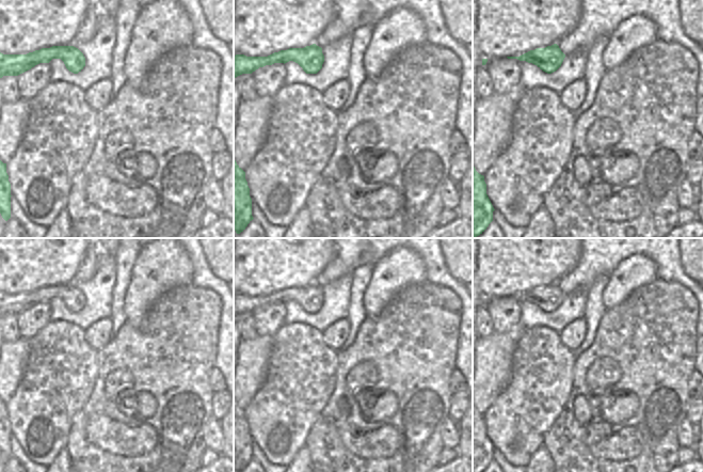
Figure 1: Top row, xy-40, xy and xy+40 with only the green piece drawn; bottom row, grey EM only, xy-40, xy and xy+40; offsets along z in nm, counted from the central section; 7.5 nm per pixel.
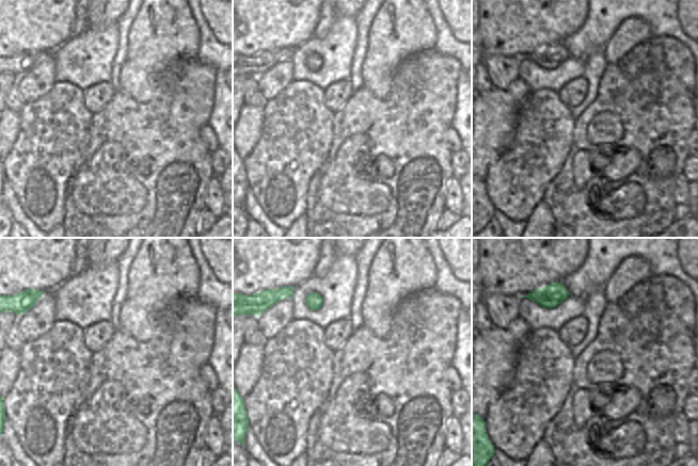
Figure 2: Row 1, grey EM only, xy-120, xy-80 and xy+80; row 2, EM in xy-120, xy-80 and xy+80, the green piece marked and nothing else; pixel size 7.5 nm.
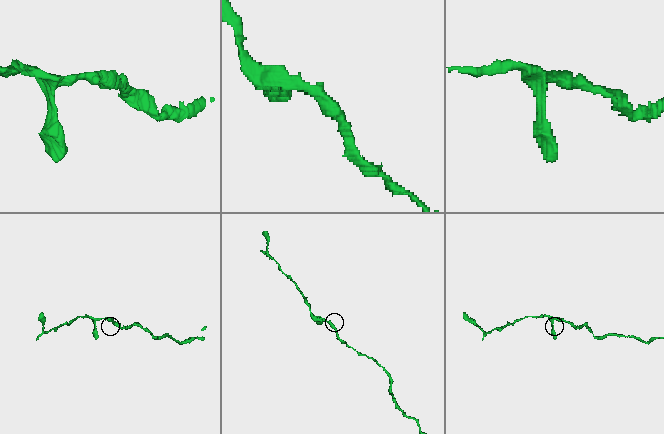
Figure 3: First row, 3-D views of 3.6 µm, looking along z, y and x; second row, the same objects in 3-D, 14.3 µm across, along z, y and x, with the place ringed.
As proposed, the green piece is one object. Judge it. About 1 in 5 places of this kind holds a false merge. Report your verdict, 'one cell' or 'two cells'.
one cell

